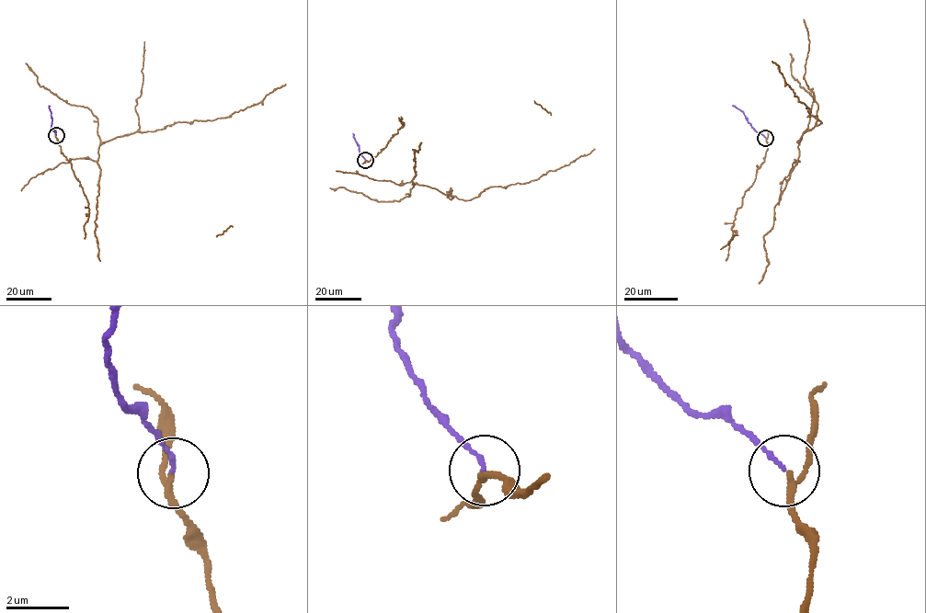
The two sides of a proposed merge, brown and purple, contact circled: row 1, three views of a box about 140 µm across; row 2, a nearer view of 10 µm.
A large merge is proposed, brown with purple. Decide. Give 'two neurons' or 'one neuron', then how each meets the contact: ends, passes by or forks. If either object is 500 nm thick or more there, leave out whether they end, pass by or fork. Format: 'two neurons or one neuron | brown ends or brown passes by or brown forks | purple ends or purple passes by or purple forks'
one neuron | brown passes by | purple ends

